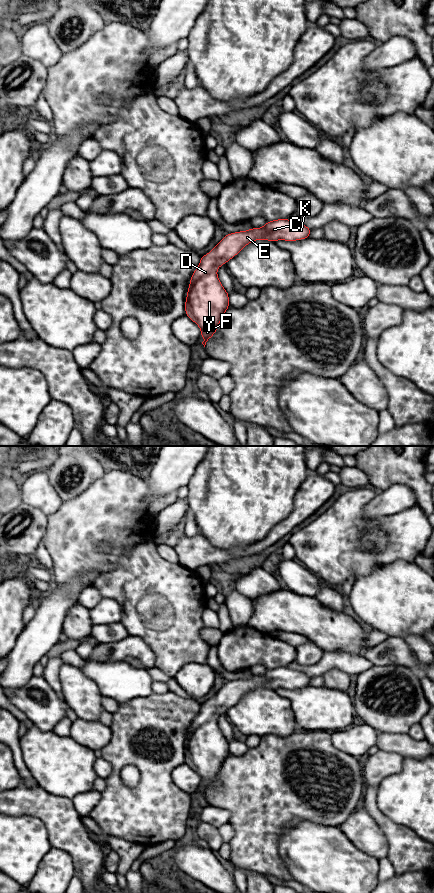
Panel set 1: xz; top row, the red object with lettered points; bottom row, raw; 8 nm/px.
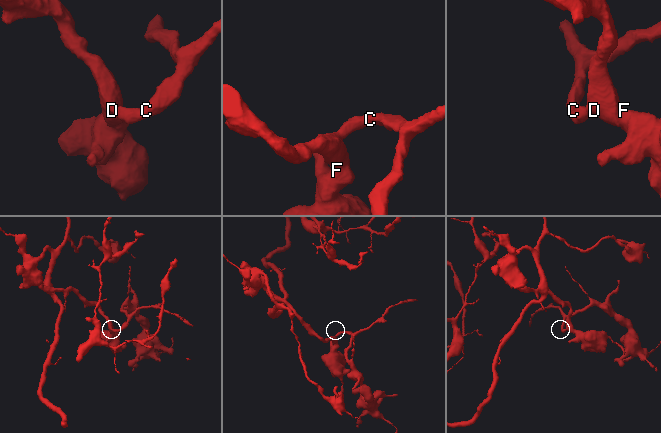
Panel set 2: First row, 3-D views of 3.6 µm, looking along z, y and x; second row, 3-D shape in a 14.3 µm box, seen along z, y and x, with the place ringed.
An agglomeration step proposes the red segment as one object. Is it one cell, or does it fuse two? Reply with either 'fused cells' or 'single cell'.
single cell

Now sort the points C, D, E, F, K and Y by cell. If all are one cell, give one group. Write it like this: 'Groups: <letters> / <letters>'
Groups: C D E F K Y

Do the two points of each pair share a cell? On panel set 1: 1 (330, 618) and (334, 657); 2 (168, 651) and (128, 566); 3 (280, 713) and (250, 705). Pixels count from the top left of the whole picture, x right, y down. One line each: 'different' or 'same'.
1: different
2: same
3: same

